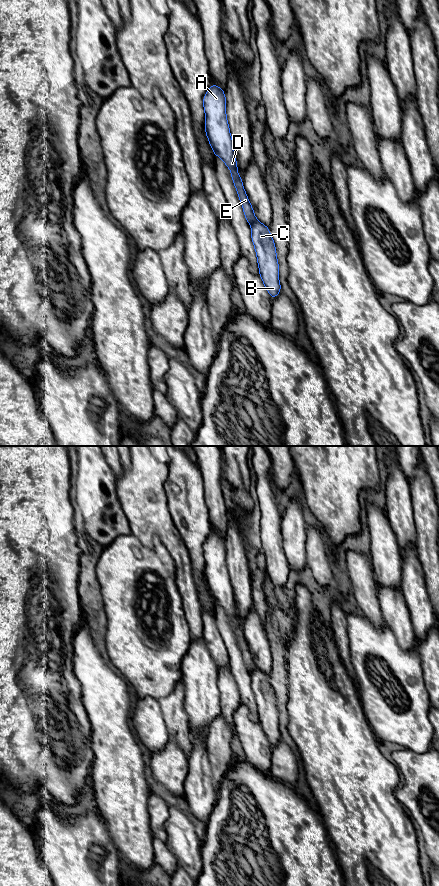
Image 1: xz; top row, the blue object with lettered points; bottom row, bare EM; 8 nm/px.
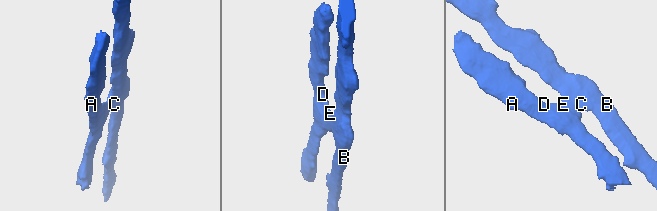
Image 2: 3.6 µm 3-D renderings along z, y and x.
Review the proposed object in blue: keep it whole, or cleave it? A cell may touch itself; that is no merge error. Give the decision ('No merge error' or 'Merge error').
Merge error

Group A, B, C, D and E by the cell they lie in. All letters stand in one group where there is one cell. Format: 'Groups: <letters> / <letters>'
Groups: A D E / B C

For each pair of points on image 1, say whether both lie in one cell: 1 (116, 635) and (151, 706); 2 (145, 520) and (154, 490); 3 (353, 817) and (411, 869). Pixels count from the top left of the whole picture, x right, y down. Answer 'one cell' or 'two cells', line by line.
1: two cells
2: one cell
3: one cell

